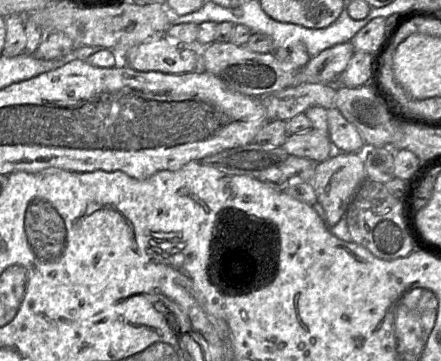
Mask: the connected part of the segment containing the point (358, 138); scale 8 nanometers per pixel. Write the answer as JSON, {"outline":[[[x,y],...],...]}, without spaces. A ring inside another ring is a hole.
{"outline":[[[337,108],[327,110],[328,135],[335,152],[364,153],[365,143],[357,128]]]}

